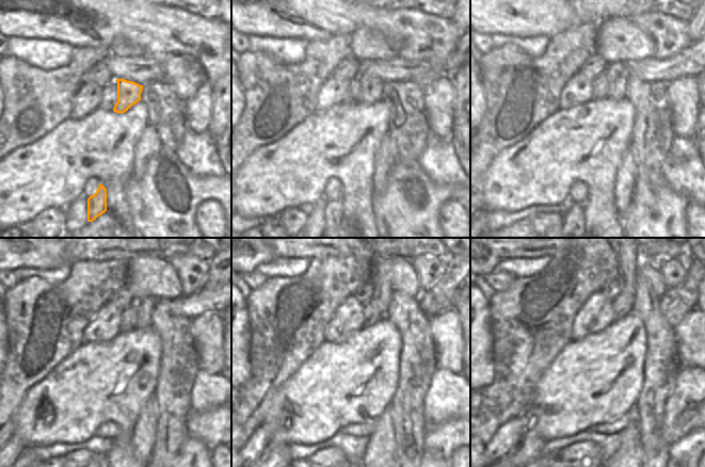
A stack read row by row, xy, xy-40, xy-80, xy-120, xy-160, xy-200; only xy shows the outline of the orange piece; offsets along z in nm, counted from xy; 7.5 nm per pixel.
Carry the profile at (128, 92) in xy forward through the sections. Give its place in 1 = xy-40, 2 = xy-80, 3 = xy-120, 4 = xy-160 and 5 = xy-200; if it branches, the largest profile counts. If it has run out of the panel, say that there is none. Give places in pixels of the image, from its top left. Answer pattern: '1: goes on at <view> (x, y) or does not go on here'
1: goes on at xy-40 (371, 86)
2: goes on at xy-80 (617, 74)
3: goes on at xy-120 (145, 306)
4: goes on at xy-160 (383, 288)
5: goes on at xy-200 (628, 259)

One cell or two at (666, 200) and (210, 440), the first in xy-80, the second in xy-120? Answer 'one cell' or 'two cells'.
two cells

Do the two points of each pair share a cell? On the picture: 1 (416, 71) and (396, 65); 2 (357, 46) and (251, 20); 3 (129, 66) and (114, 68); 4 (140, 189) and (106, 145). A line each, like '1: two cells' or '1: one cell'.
1: one cell
2: two cells
3: one cell
4: two cells

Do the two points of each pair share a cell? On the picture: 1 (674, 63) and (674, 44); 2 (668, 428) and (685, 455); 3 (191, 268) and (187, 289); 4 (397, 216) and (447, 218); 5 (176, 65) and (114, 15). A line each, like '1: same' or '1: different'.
1: different
2: different
3: same
4: different
5: same

